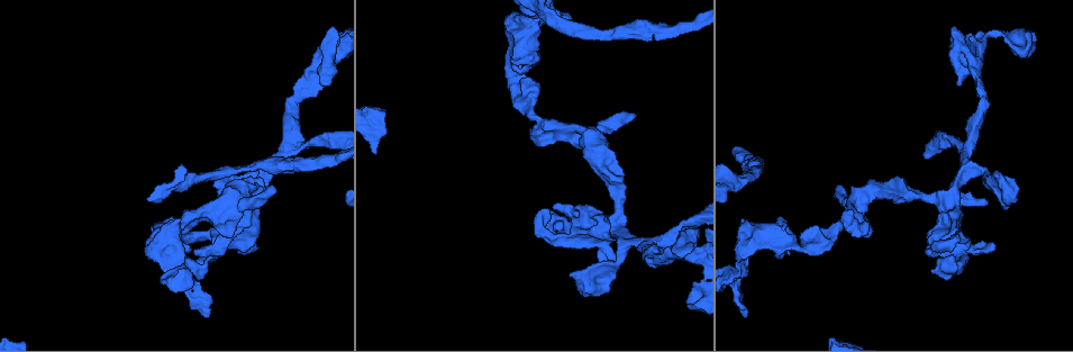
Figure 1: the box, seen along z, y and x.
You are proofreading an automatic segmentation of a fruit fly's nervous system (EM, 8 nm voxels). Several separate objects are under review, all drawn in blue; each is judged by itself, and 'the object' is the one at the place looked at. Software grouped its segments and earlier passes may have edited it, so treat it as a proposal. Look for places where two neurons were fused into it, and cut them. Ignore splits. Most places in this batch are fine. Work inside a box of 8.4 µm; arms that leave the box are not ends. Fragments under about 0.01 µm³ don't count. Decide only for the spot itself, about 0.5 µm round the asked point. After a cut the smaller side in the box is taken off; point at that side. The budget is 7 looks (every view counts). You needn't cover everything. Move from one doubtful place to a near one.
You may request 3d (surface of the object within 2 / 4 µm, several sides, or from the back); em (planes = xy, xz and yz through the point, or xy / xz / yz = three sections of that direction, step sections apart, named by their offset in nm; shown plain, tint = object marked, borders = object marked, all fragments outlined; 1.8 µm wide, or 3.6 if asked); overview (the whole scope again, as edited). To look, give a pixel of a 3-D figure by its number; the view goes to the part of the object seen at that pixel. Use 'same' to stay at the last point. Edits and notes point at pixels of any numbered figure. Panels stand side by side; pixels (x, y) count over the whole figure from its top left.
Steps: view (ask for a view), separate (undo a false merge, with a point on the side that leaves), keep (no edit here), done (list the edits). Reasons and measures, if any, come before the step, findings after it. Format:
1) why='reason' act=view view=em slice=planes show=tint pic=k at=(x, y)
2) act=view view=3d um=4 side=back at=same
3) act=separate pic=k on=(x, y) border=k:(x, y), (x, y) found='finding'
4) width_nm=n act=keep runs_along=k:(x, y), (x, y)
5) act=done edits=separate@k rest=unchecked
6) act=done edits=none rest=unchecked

why='abrupt turn' act=view view=em um=3.6 slice=planes show=plain pic=1 at=(182, 273)

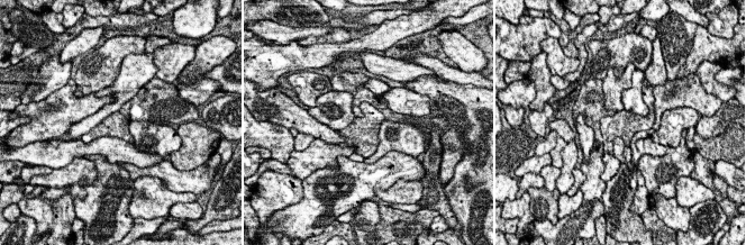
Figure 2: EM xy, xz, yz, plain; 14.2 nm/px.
act=view view=em um=3.6 slice=planes show=tint at=same

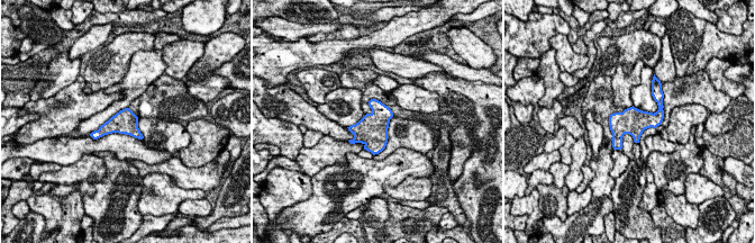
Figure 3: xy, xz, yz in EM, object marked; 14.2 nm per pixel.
width_nm=340 act=keep found='one neuron here'

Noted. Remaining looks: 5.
why='thin neck' act=view view=3d um=4 pic=1 at=(572, 216)

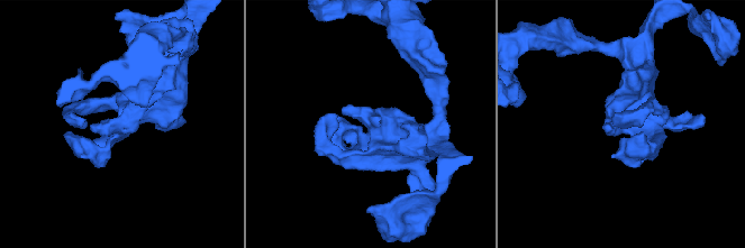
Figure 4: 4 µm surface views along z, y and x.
act=view view=em slice=planes show=plain pic=4 at=(370, 127)

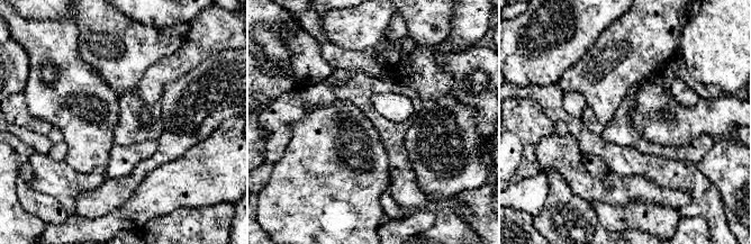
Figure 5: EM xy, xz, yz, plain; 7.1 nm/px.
why='where the object lies' act=view view=em slice=planes show=tint at=same

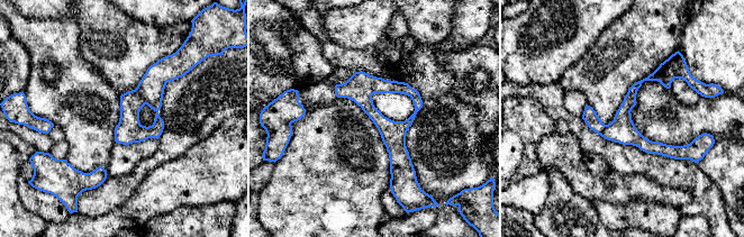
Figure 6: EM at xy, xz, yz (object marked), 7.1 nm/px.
act=keep runs_along=6:(357, 74), (398, 182) found='continuous, no second neuron'

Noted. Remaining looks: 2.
why='three-way junction' act=view view=3d um=4 pic=1 at=(289, 145)

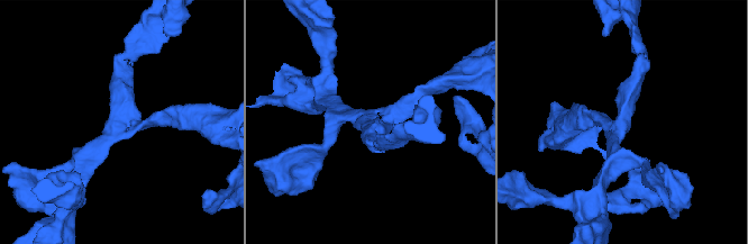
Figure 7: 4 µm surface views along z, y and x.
arms=3 arm_widths_nm=190,220,260 why='shape alone is not enough' act=view view=em slice=yz step=8 show=tint pic=7 at=(621, 122)

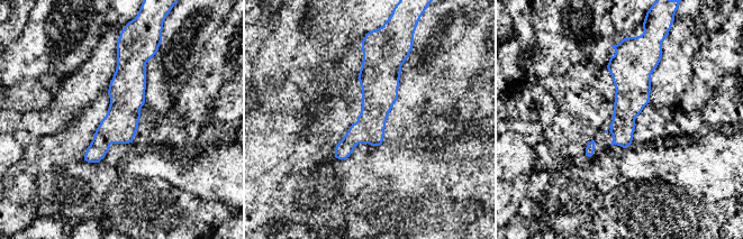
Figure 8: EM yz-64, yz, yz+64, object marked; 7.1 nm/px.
act=keep runs_along=8:(127, 53), (123, 118), (90, 159) found='one neuron here'

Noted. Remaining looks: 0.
act=done edits=none rest=unchecked

